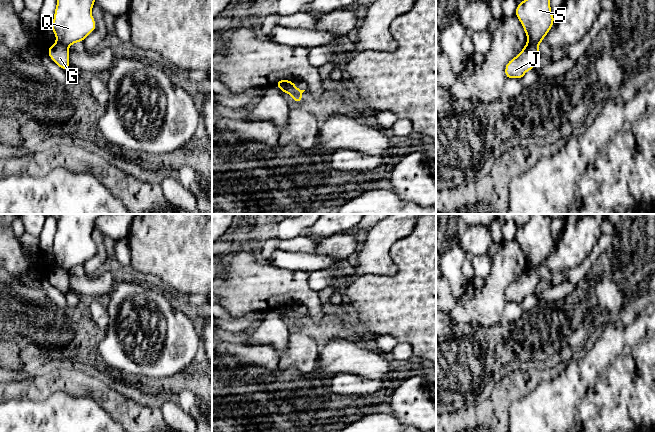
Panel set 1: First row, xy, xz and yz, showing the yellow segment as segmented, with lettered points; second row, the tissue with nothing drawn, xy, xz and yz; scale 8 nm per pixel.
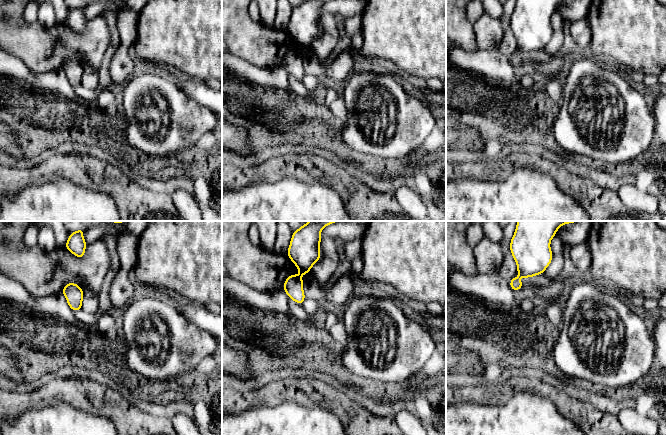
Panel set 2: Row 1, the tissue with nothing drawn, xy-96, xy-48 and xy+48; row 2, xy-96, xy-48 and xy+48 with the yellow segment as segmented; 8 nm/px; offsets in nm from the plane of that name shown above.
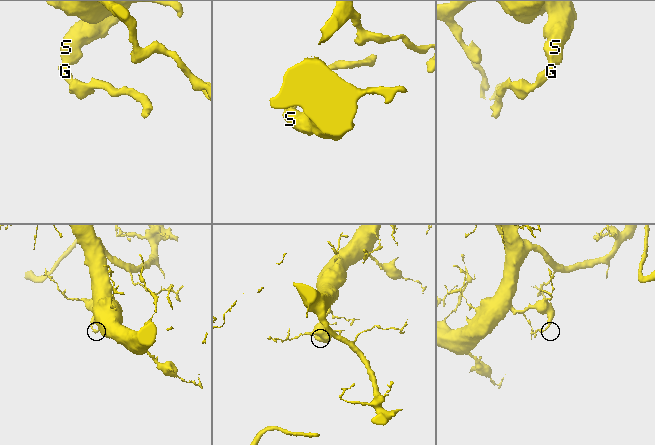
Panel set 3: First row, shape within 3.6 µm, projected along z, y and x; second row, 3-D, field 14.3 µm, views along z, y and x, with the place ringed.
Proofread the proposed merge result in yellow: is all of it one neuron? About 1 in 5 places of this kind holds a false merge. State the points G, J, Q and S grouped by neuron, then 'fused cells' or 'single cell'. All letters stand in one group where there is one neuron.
G J / Q S | fused cells

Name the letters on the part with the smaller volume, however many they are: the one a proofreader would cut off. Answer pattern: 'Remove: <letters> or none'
Remove: G, J

